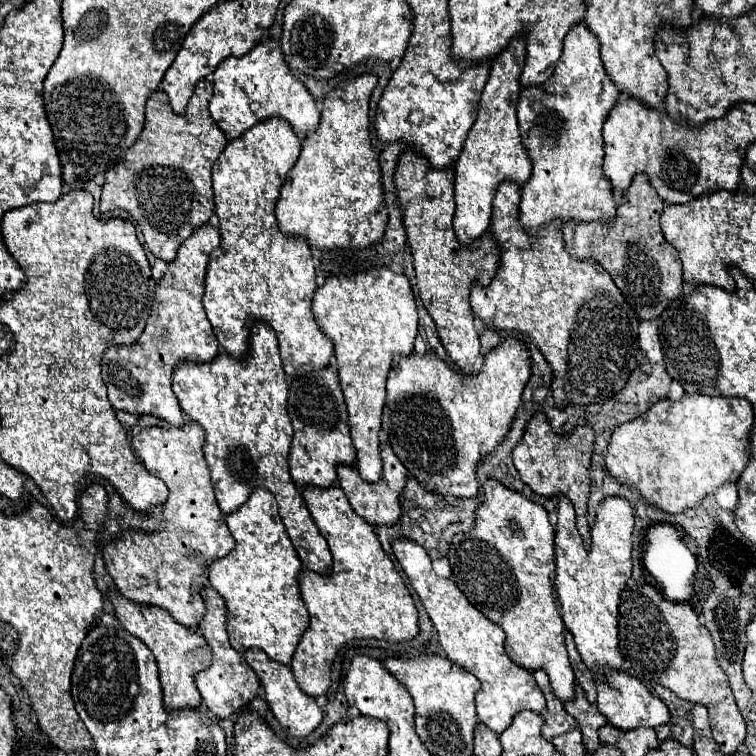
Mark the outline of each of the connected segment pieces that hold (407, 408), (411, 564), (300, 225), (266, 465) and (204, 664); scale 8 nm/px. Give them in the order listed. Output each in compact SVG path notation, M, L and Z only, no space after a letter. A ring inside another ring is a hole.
M504 339L496 349L492 349L486 359L484 359L484 365L480 369L478 375L458 375L456 371L448 369L446 363L442 359L438 359L436 355L428 353L426 357L418 357L418 355L410 355L410 357L394 357L394 365L390 369L390 375L388 375L388 383L386 383L386 391L388 391L388 397L386 397L386 407L384 407L384 415L382 415L382 429L386 431L388 435L388 441L394 449L394 453L398 455L398 459L402 461L402 465L414 475L414 479L430 493L438 493L442 497L450 495L450 497L458 497L458 499L476 499L478 497L478 479L476 479L476 471L482 463L482 459L490 453L496 451L496 447L504 441L504 437L508 435L510 427L512 427L512 421L516 417L516 411L522 403L522 391L526 387L530 379L530 357L528 357L528 351L524 349L524 345L516 339Z
M394 541L392 549L402 571L408 575L414 591L418 593L426 613L430 615L448 659L480 679L482 689L476 695L478 721L496 735L500 735L506 727L510 727L518 711L534 711L538 715L544 715L546 699L536 685L532 673L512 663L506 655L504 631L498 625L490 623L476 607L472 607L470 601L450 579L438 577L432 571L432 561L420 545L416 545L414 541Z
M364 73L356 79L340 83L334 91L326 95L320 125L316 133L304 139L298 163L292 167L290 175L286 177L280 199L276 203L278 227L284 235L302 237L308 241L310 247L320 251L336 251L346 247L366 249L378 245L380 239L384 237L388 213L384 209L378 155L372 149L372 141L368 133L368 101L376 83L378 77L374 73Z
M254 323L254 329L250 331L250 351L246 359L234 359L230 355L218 355L210 363L180 363L174 371L174 393L178 397L178 403L182 411L198 423L206 431L206 445L204 455L212 473L212 485L218 499L218 505L224 515L234 513L234 509L240 509L250 493L256 487L268 489L280 507L280 517L286 525L286 531L296 547L296 553L302 561L302 565L318 575L332 575L332 553L328 549L326 539L320 535L318 527L314 525L310 511L304 503L304 497L300 495L298 487L292 481L292 475L288 471L288 459L290 459L290 443L292 443L292 423L288 415L288 381L282 369L282 359L278 351L276 333L266 323ZM302 541L308 543L308 547L302 547Z
M110 593L110 601L114 605L116 617L122 623L122 627L130 635L138 637L154 653L162 689L164 689L164 707L168 711L198 709L202 705L202 699L196 689L194 677L196 677L196 673L206 671L212 661L212 651L210 651L204 635L200 631L182 627L168 615L168 611L164 611L160 607L146 607L146 605L130 603L120 593Z

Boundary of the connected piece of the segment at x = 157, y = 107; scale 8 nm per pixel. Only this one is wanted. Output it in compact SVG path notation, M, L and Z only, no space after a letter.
M202 79L194 95L188 101L186 113L176 115L168 103L168 97L164 91L154 91L146 103L146 123L144 131L140 133L138 141L126 151L124 161L116 165L114 169L106 171L106 183L102 187L100 197L100 211L110 213L114 209L122 209L138 223L142 229L144 241L150 247L152 255L162 259L164 263L172 263L176 259L178 247L202 225L210 221L214 215L214 199L212 199L212 179L210 171L214 161L222 155L226 149L228 139L218 129L214 119L208 113L208 101L212 97L212 83L208 79Z

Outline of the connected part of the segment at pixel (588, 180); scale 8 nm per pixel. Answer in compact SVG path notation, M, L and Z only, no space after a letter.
M584 23L576 25L564 39L564 53L556 63L552 77L540 87L524 89L518 101L518 127L522 145L532 161L532 175L522 187L520 223L528 235L538 235L546 223L560 221L602 221L616 219L616 201L610 183L602 173L604 141L602 125L620 91L610 83L600 55L598 39L590 35Z

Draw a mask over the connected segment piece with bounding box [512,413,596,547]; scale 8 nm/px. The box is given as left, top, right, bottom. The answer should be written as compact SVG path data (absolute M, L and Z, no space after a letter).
M542 413L534 415L528 423L528 429L522 437L522 441L514 447L512 451L512 459L514 459L514 467L518 469L522 481L538 495L542 497L558 497L558 495L564 495L572 501L574 505L574 511L576 511L576 525L578 525L578 531L584 539L584 547L590 547L590 523L586 519L588 515L588 495L590 495L590 457L592 457L592 451L594 451L594 431L588 427L588 425L578 425L574 429L574 433L568 437L568 439L562 439L562 437L556 437L546 421L546 417Z

